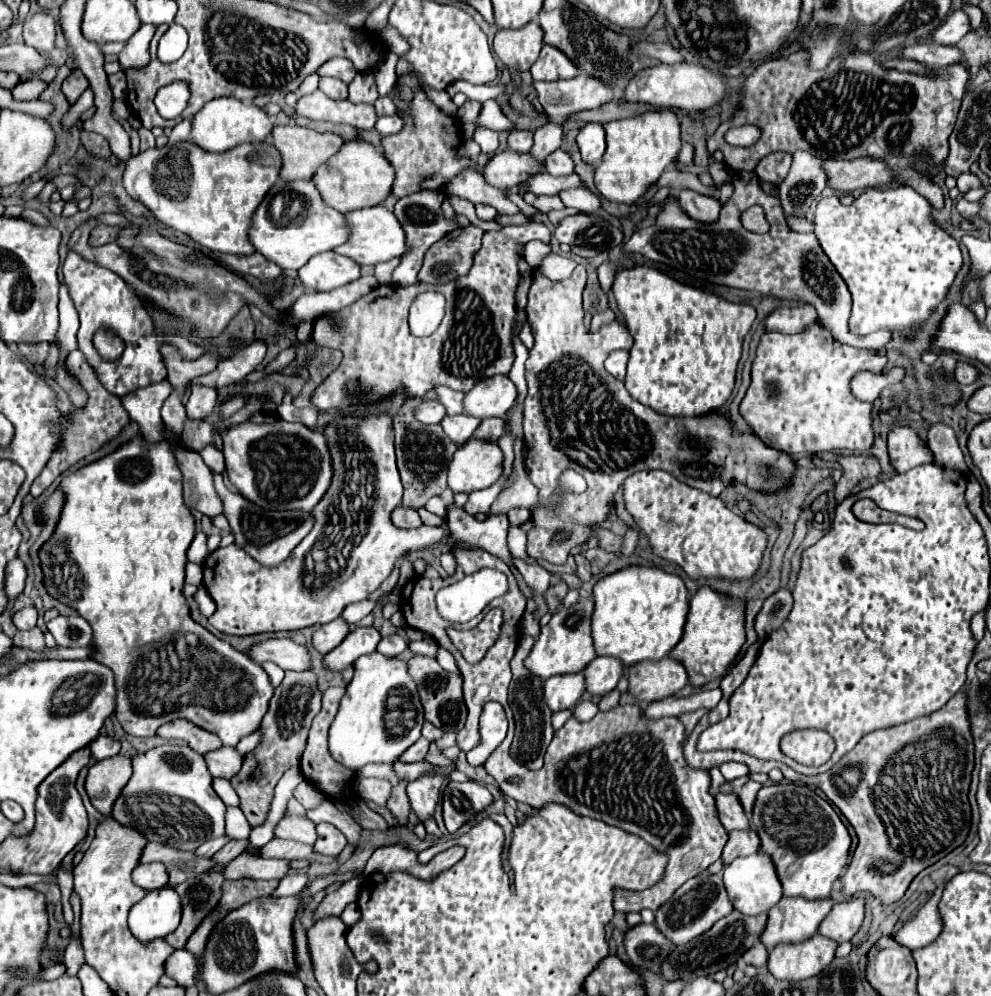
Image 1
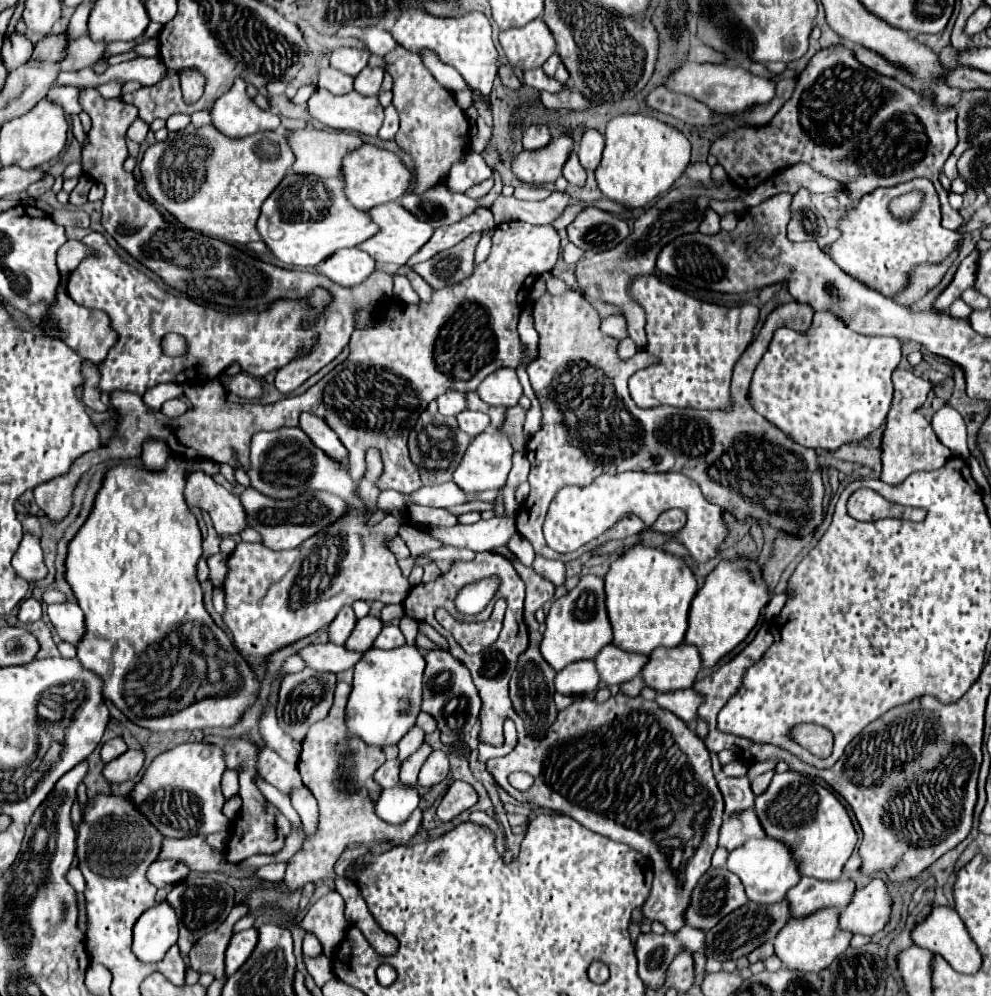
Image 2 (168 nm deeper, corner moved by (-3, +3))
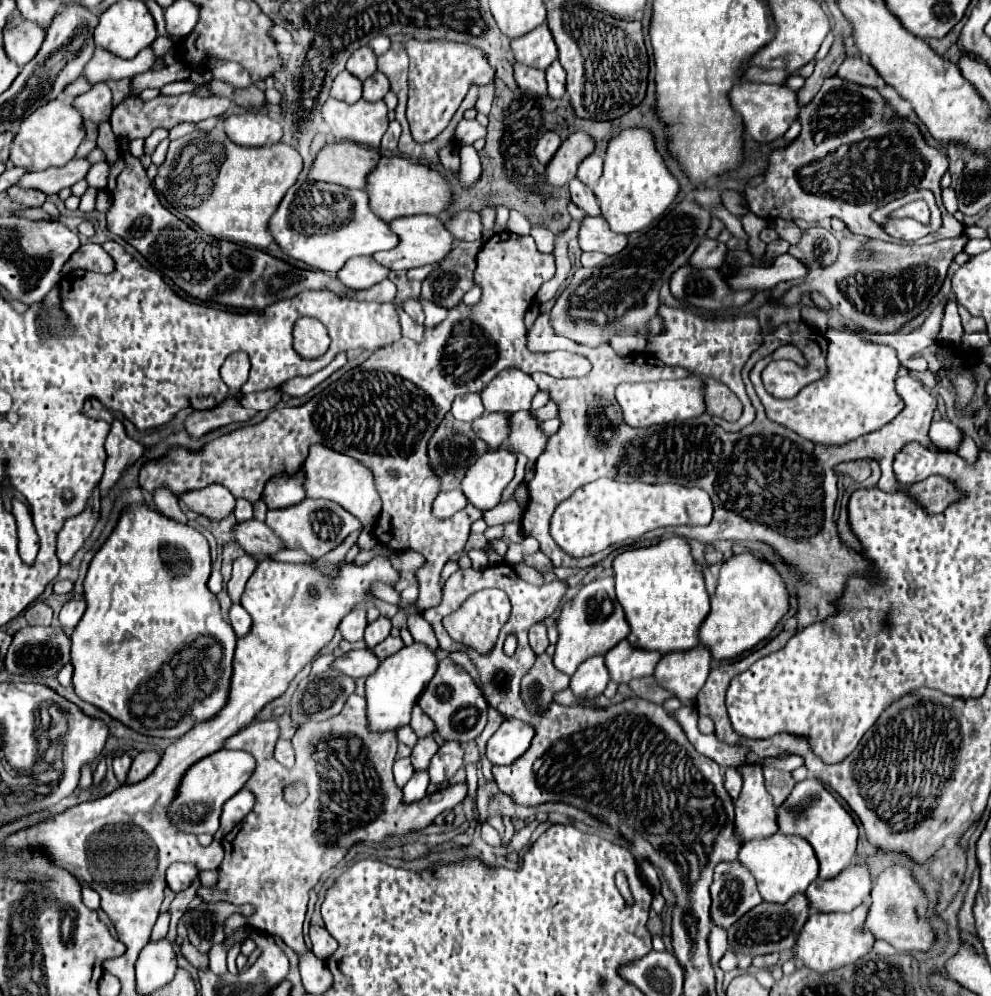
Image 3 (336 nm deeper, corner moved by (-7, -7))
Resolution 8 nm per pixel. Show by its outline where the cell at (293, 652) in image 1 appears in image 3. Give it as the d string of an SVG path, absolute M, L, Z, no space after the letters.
M355 649L335 659L331 669L357 679L357 677L369 677L379 667L379 663L381 661L373 655L371 649Z

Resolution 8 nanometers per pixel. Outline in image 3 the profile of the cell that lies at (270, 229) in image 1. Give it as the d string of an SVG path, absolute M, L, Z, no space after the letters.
M297 181L287 195L283 197L279 209L271 217L271 227L269 231L273 233L275 241L279 247L293 259L305 261L307 265L325 271L329 275L335 275L351 257L357 255L373 255L377 251L387 251L393 249L399 243L399 237L391 231L389 223L381 221L371 209L369 209L369 199L367 193L361 189L347 189L341 185L333 183L321 183L321 181Z

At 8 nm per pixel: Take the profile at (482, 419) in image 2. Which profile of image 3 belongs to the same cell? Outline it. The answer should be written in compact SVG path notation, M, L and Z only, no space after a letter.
M483 413L479 419L473 421L475 433L485 439L485 443L491 449L499 449L505 445L511 427L509 427L509 417L505 413Z

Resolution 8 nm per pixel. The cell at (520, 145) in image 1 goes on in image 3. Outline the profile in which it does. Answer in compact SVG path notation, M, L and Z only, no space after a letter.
M547 131L545 135L541 135L539 141L537 141L537 145L535 145L535 155L537 155L539 163L547 165L553 159L555 151L561 147L561 143L563 141L561 141L561 137L555 131Z

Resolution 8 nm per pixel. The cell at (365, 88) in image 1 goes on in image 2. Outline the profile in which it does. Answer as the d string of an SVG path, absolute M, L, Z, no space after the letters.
M365 67L355 77L355 91L361 95L377 95L383 81L383 69L379 67Z

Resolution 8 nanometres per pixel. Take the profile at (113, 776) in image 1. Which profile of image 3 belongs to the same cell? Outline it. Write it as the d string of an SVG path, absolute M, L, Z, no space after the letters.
M141 751L133 759L131 771L127 775L127 783L139 783L145 777L149 777L155 771L155 767L159 765L159 761L161 761L161 755L157 751Z

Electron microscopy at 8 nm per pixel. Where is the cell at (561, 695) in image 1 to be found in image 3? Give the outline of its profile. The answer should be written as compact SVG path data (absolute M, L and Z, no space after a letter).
M595 655L579 665L575 675L571 677L571 689L577 697L595 697L601 695L607 687L609 673L605 667L605 657Z

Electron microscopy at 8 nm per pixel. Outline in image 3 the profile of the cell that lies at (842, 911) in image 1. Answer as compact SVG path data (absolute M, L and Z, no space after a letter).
M893 865L877 877L871 891L867 929L871 929L877 939L891 943L899 953L929 953L933 949L937 937L927 917L927 895L909 867Z

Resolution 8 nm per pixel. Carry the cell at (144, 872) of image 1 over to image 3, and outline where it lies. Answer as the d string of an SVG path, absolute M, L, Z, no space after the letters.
M173 863L167 869L167 883L175 893L179 893L197 879L197 873L199 873L197 867L191 863Z

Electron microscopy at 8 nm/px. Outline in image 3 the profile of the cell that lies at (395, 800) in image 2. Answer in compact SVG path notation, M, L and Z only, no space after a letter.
M419 771L419 773L415 773L409 781L407 781L407 785L403 787L403 801L405 803L411 803L411 801L419 801L419 799L423 799L425 795L427 795L427 785L429 785L429 775L427 775L427 771Z

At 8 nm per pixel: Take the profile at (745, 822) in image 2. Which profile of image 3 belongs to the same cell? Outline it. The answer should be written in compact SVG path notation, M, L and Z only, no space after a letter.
M751 763L739 771L743 775L743 789L735 801L735 831L743 837L743 841L777 833L777 807L763 787L761 765Z

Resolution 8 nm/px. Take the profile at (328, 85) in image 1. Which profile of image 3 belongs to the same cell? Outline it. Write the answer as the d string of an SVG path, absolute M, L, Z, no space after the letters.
M347 69L341 71L335 81L333 81L333 87L331 87L331 97L339 99L339 101L345 101L345 103L355 103L361 99L361 81L351 75Z

